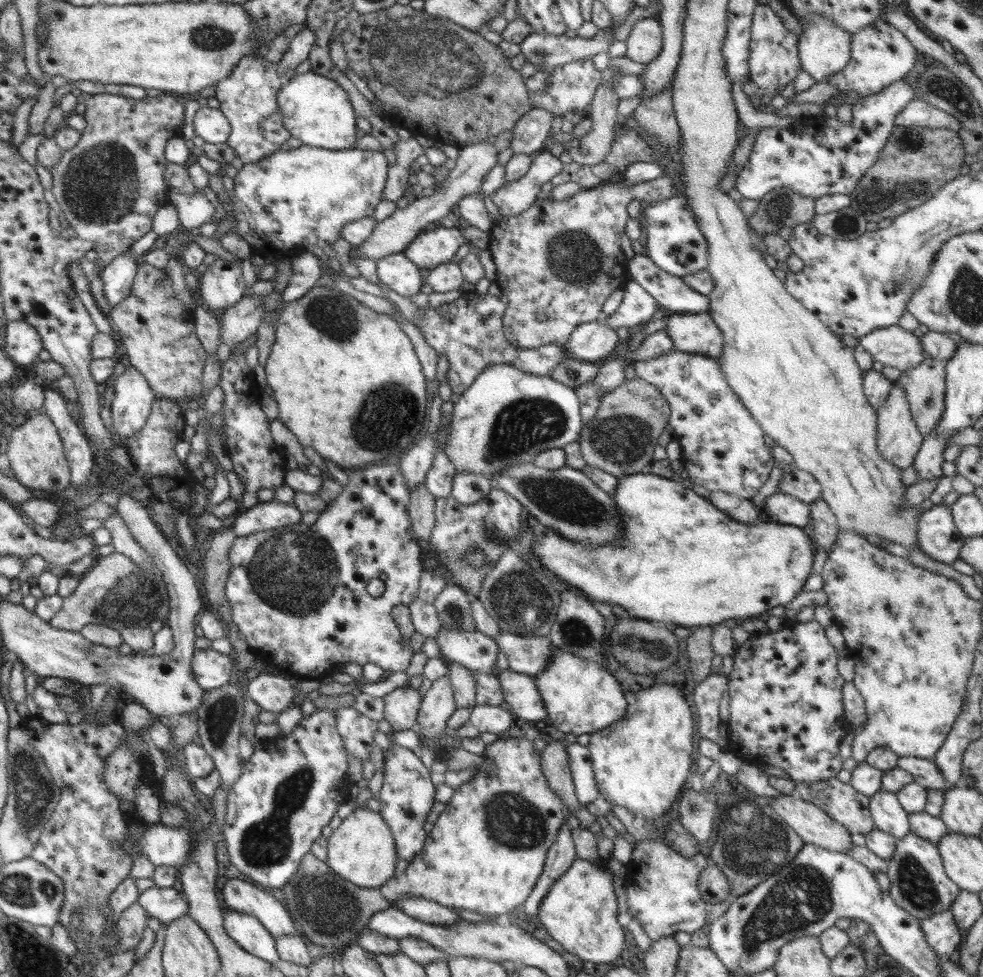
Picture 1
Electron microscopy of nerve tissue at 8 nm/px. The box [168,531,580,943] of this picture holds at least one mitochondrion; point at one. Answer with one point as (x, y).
(269, 841)

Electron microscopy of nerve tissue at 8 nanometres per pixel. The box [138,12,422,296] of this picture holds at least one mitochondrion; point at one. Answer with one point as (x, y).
(207, 36)

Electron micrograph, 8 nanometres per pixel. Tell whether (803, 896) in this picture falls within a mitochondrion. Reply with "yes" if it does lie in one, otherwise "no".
yes

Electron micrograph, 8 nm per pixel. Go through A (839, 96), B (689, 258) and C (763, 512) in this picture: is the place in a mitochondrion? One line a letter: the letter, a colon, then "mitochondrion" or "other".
A: other
B: other
C: other

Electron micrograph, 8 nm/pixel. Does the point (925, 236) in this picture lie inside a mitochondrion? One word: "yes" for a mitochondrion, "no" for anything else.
yes

